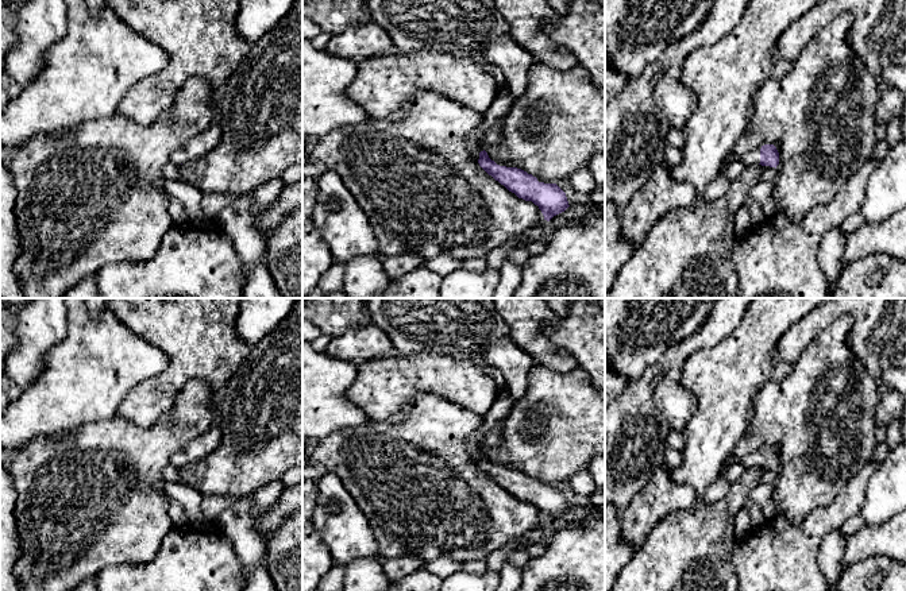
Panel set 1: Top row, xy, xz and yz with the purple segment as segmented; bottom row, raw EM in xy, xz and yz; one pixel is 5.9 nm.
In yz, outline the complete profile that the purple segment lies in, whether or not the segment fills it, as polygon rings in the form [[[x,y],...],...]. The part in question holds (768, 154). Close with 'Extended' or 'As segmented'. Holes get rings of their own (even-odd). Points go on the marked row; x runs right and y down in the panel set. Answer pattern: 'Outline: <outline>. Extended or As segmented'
Outline: [[[764,144],[748,151],[739,161],[741,161],[745,166],[762,165],[776,169],[779,165],[779,152],[774,144]]]. Extended

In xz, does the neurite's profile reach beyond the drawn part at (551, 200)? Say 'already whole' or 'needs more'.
needs more

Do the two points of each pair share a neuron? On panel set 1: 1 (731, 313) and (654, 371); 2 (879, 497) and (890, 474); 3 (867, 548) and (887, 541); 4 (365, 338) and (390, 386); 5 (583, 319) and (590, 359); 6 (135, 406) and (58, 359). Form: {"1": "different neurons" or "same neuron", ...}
{"1": "same neuron", "2": "same neuron", "3": "same neuron", "4": "different neurons", "5": "same neuron", "6": "different neurons"}

